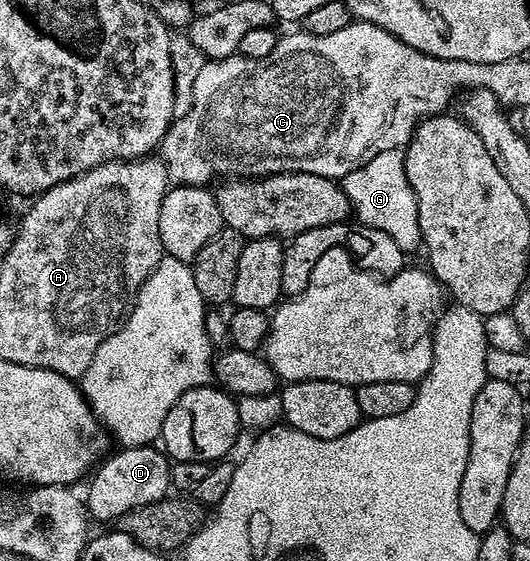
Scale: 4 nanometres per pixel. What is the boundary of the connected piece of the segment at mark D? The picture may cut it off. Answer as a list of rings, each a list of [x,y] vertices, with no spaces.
[[[157,445],[127,446],[115,451],[115,454],[111,453],[88,478],[90,487],[87,488],[86,494],[84,493],[84,505],[87,515],[93,521],[95,518],[98,522],[117,523],[128,512],[144,504],[158,502],[167,497],[172,490],[170,484],[172,462]]]

